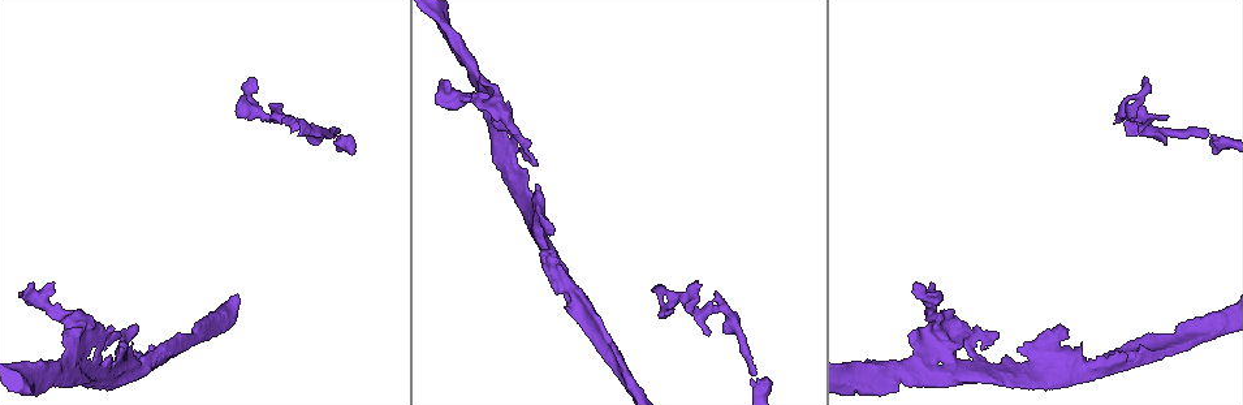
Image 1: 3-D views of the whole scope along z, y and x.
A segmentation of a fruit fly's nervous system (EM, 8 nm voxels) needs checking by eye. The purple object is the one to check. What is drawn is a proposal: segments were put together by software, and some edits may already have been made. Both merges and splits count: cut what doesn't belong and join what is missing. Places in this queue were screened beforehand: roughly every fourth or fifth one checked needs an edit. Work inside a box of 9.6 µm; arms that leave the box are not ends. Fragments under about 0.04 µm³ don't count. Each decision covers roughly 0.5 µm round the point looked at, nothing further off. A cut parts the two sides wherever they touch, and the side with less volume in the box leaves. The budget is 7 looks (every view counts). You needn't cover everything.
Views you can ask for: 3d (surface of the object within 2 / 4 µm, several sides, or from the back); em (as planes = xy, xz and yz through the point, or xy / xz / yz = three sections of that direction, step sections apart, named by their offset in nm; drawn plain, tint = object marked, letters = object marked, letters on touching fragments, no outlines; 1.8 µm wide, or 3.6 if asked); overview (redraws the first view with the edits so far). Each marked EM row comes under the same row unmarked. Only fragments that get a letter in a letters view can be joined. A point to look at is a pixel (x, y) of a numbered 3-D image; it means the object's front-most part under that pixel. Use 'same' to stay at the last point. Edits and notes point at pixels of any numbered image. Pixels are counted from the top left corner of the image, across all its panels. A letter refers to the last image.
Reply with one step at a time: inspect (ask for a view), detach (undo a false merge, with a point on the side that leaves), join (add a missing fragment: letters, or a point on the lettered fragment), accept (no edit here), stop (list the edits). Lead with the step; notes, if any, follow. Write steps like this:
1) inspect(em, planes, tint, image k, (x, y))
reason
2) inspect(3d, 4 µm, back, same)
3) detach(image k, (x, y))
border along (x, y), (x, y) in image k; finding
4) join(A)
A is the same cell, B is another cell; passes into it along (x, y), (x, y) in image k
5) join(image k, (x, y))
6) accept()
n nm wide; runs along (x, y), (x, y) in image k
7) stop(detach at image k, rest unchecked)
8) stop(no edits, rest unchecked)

inspect(3d, 2 µm, image 1, (37, 392))
an open end

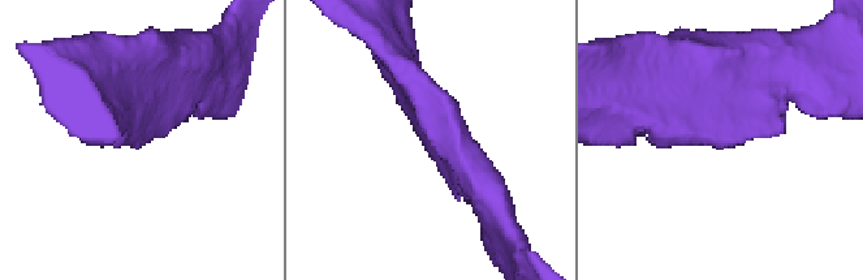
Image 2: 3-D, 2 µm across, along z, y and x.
inspect(em, yz, step 8, tint, image 2, (443, 174))

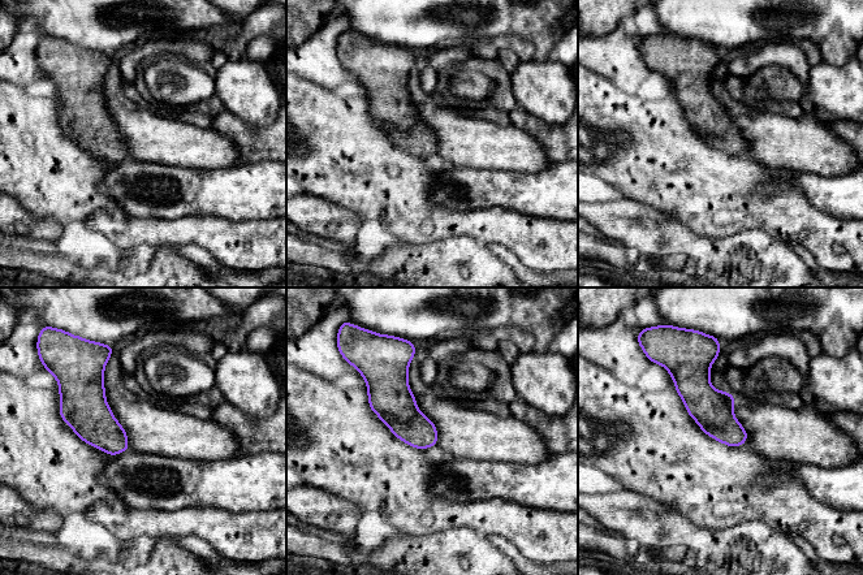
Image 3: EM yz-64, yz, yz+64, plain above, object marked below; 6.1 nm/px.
inspect(em, planes, letters, same)
cut it another way

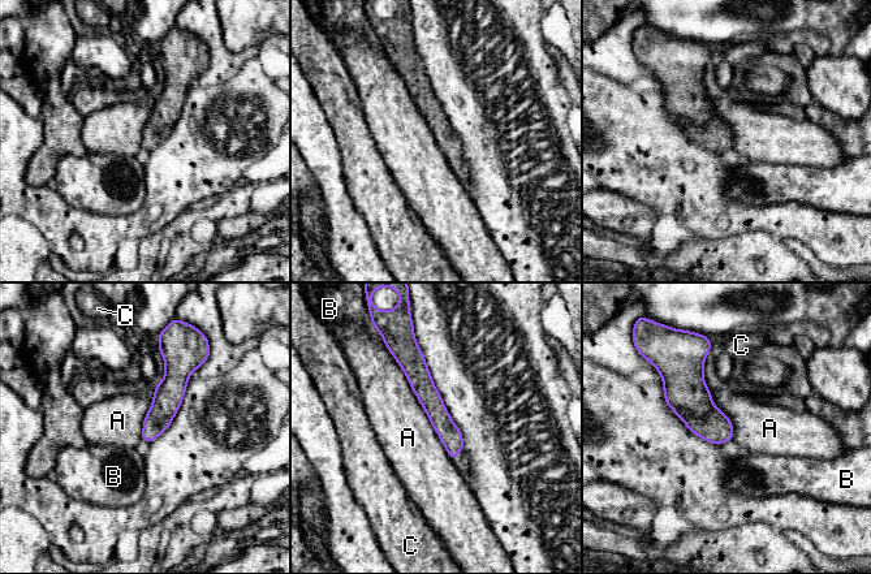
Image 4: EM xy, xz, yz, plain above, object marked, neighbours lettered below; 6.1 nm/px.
accept()
A, B and C are other cells; runs along (417, 353), (417, 374), (453, 454) in image 4; none of them fits

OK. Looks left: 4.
inspect(em, planes, letters, image 1, (80, 350))

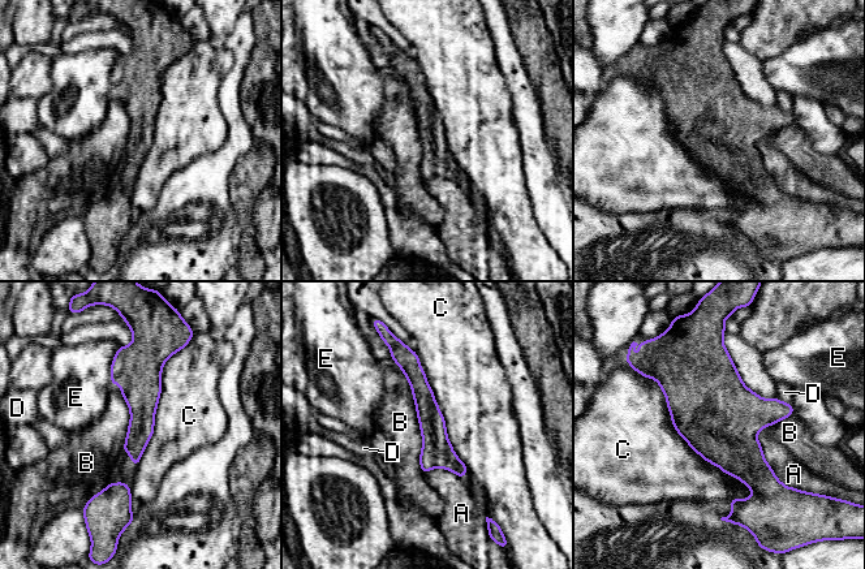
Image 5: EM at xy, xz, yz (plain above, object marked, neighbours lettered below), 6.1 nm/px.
accept()
A, B, C, D and E are other cells; border along (390, 356), (412, 392), (425, 475) in image 5; continuous, no second neuron

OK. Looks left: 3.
inspect(em, 3.6 µm, planes, tint, image 1, (679, 297))
sharp bend

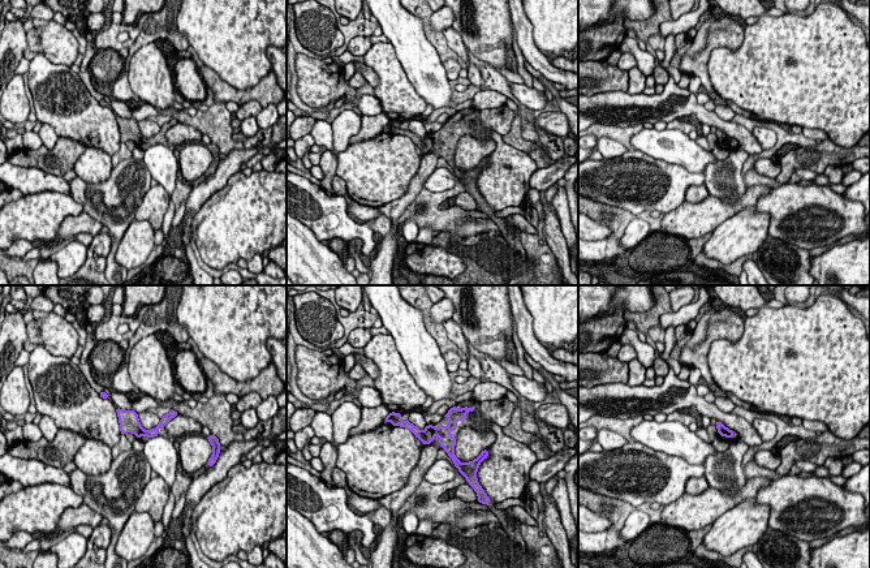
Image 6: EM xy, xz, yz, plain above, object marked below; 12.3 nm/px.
inspect(em, 3.6 µm, planes, letters, same)
what lies round it

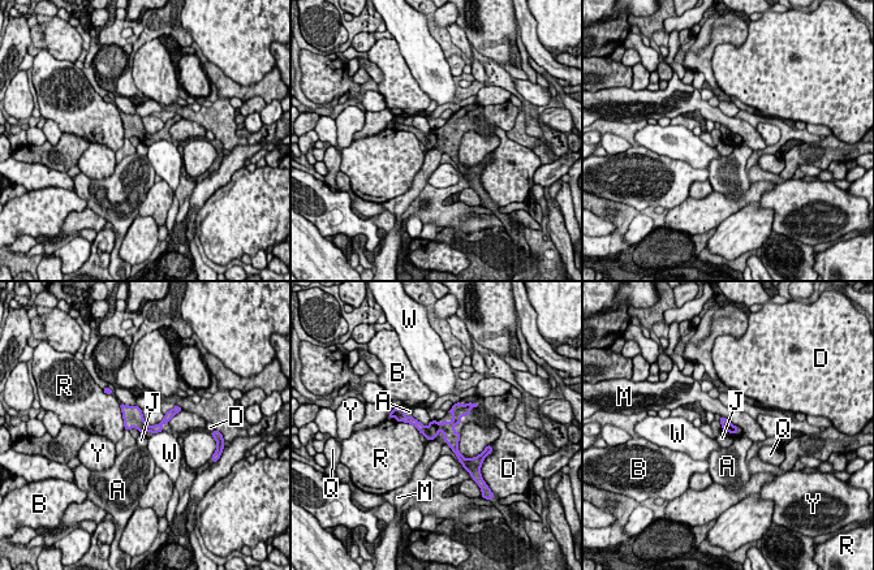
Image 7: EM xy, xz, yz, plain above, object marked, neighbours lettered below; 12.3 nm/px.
accept()
120 nm wide; R touches over 340 nm; A, B, D, J, M, Q, R, W and Y are other cells; continuous, no second neuron

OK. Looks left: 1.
stop(no edits, rest unchecked)

